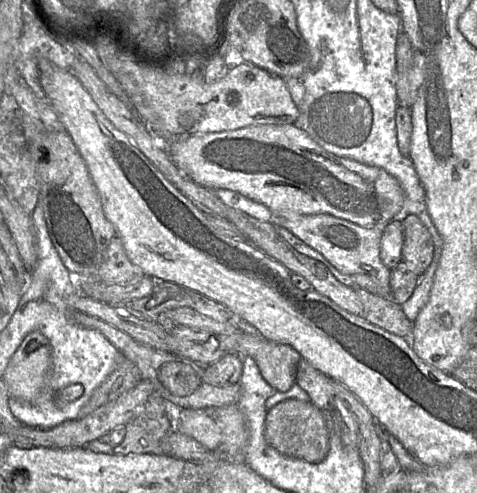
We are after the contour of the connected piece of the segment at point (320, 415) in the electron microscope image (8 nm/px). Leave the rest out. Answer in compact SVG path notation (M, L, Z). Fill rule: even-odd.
M288 399L267 410L264 437L281 455L306 460L309 463L321 462L327 456L330 447L325 414L310 401Z

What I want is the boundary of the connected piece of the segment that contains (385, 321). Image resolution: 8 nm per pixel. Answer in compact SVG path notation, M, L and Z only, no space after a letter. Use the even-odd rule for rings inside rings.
M352 287L363 306L363 318L394 335L409 338L414 321L410 321L401 306L391 298L373 295L364 289Z

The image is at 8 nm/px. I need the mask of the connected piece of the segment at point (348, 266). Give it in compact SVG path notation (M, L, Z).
M329 214L274 217L273 222L283 226L306 245L319 252L338 271L346 275L368 274L381 286L390 286L390 270L380 258L383 229L364 228Z

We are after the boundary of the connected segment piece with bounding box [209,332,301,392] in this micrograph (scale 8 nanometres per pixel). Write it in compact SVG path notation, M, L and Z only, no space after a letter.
M240 332L232 335L209 333L218 339L222 350L226 353L238 354L242 358L252 357L257 363L262 377L276 391L286 392L295 384L296 370L301 356L290 345L270 341L259 333L247 334Z

